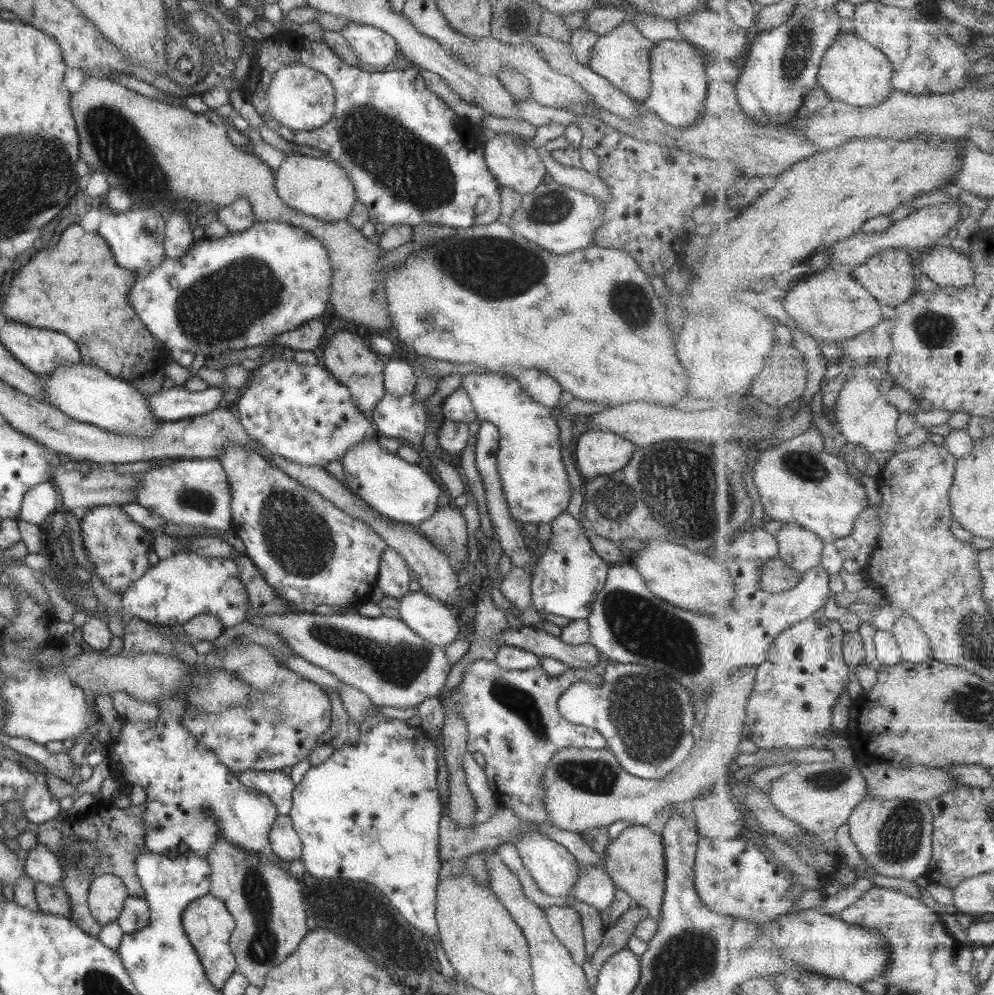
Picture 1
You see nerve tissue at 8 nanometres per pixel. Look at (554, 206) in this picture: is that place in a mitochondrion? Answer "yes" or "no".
yes

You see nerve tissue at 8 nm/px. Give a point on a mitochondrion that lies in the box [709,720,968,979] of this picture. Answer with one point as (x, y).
(901, 841)

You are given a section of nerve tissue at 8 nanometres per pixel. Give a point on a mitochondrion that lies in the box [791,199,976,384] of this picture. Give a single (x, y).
(935, 330)

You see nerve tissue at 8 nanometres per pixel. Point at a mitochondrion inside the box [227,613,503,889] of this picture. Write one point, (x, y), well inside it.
(398, 664)

